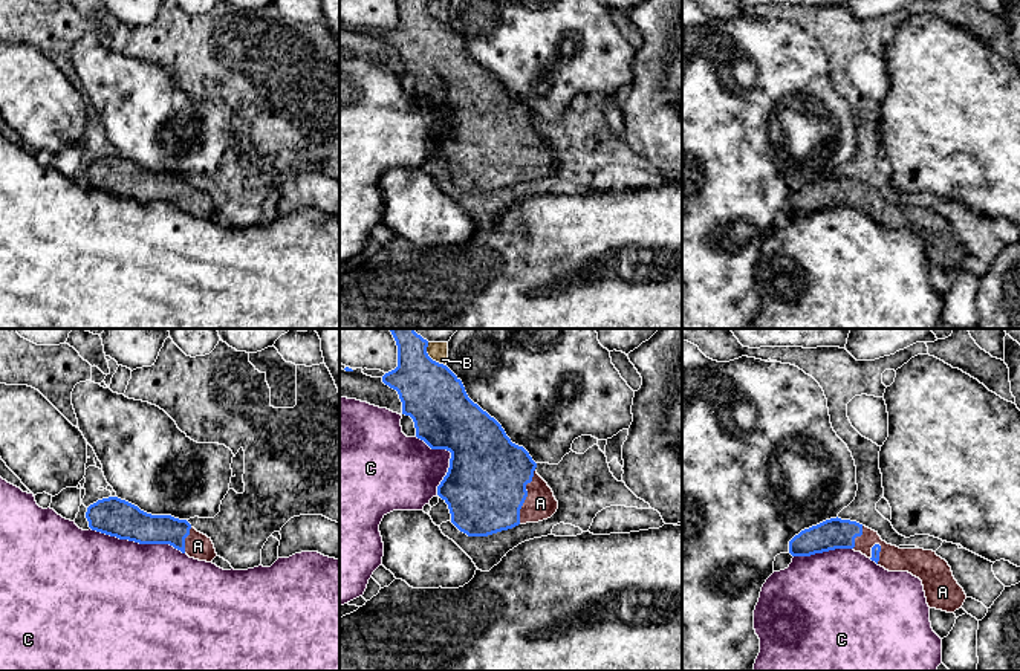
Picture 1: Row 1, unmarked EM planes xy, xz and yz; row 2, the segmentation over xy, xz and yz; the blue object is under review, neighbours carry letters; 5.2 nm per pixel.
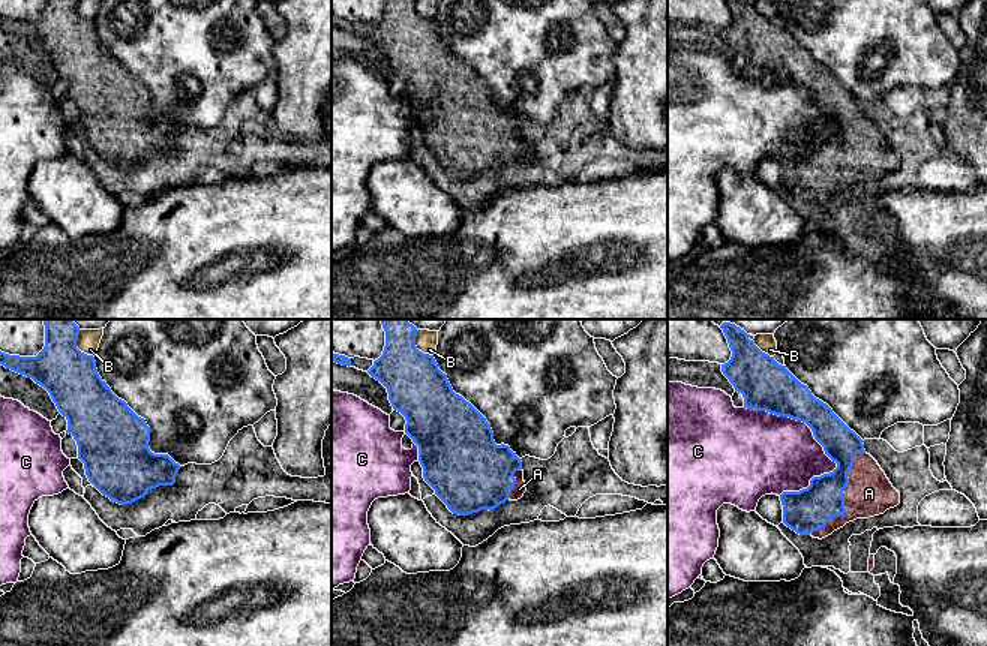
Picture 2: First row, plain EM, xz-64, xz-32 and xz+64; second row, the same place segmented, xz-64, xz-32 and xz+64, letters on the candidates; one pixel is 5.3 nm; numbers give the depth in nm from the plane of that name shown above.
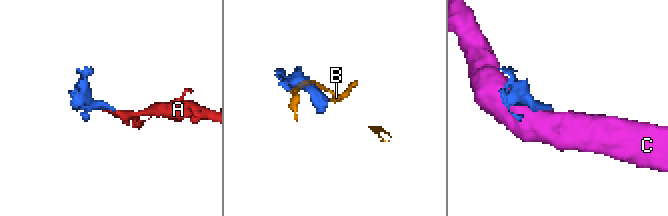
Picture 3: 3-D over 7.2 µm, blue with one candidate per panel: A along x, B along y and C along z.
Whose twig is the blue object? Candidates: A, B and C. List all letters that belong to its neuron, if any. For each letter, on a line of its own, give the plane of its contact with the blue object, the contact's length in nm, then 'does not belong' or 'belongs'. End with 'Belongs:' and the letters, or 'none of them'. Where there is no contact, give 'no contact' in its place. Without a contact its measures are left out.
A: contact in xz; length 300 nm; belongs
B: contact in xz; length 160 nm; does not belong
C: contact in xy; length 500 nm; does not belong
Belongs: A

